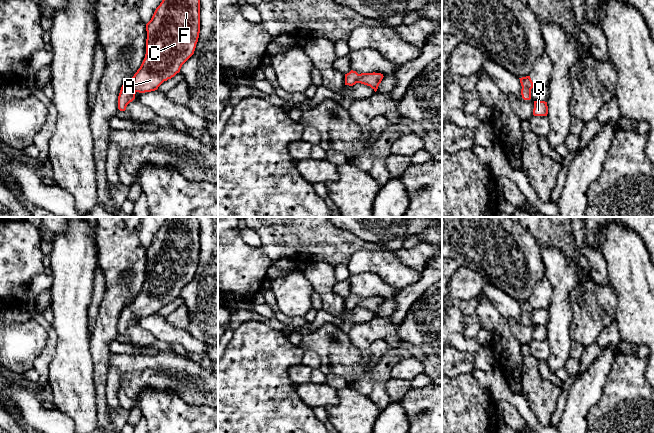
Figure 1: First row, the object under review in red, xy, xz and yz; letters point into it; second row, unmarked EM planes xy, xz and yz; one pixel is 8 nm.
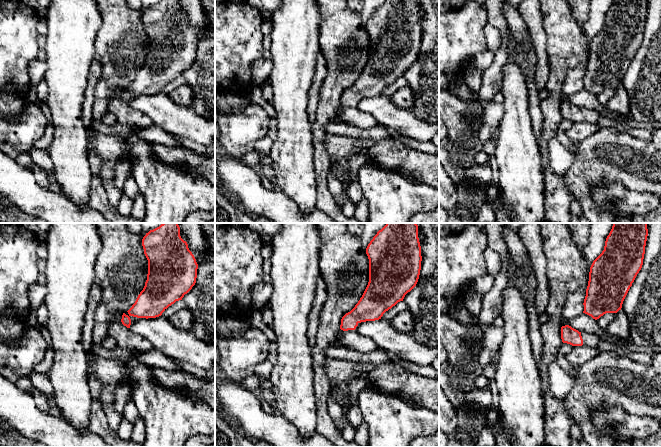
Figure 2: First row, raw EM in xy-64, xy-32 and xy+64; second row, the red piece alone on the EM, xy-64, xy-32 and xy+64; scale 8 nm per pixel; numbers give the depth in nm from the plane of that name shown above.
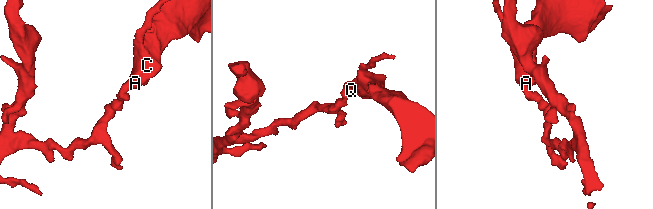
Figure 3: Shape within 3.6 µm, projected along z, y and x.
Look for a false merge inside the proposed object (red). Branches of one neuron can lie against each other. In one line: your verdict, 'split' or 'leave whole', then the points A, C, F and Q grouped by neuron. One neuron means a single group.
leave whole; A C F Q

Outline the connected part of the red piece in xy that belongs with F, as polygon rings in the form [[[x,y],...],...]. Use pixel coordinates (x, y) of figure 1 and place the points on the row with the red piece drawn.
[[[162,0],[151,20],[146,24],[145,58],[129,82],[125,82],[118,96],[118,109],[125,111],[135,94],[151,92],[180,72],[182,65],[194,54],[200,33],[200,0]]]

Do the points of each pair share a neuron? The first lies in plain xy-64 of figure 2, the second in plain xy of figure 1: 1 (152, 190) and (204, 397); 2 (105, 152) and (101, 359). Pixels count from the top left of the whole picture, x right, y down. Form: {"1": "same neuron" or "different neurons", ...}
{"1": "different neurons", "2": "different neurons"}

